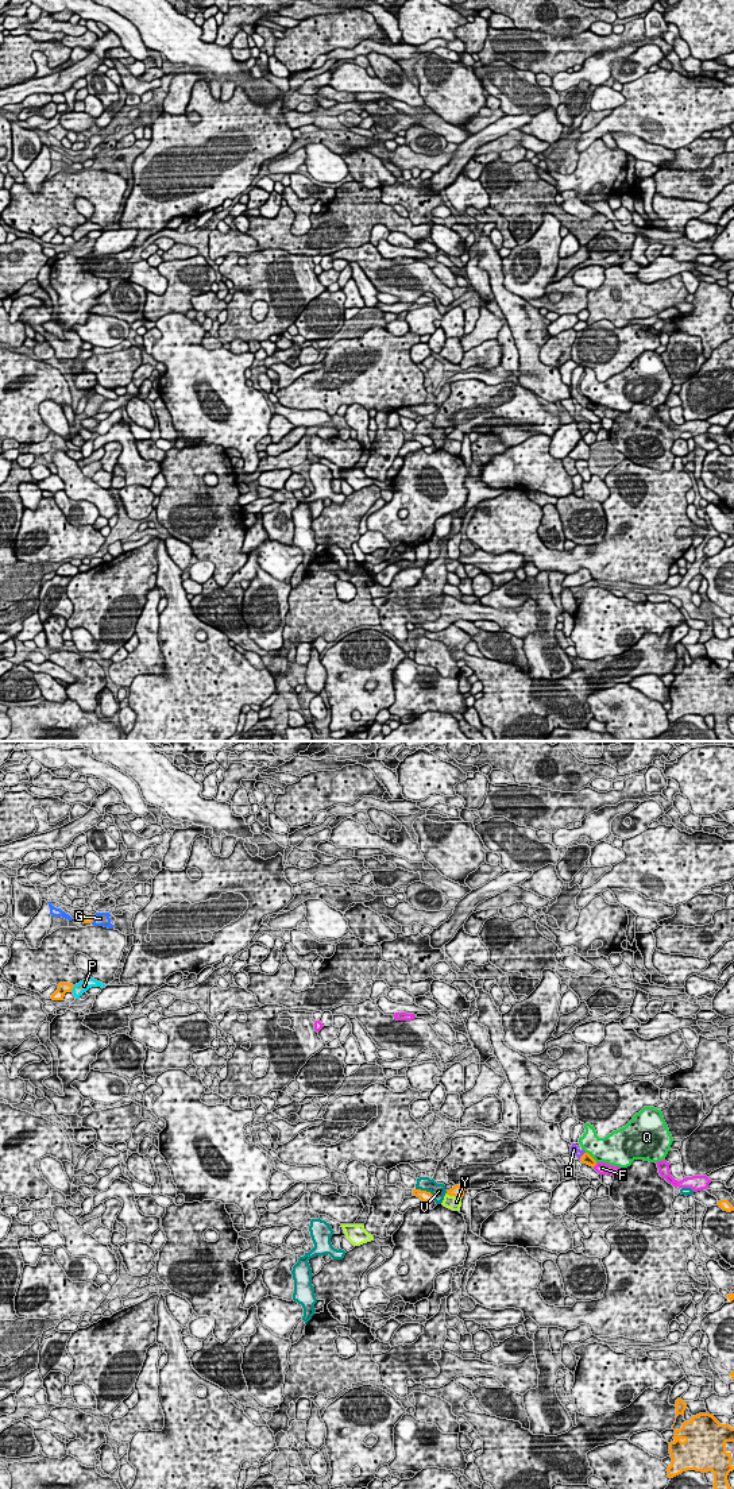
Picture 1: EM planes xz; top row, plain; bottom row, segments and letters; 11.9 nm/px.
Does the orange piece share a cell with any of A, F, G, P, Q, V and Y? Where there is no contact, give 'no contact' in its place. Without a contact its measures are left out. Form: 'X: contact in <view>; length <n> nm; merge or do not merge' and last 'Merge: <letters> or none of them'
A: contact in xz; length 120 nm; merge
F: contact in xz; length 80 nm; do not merge
G: contact in xz; length 110 nm; do not merge
P: contact in xz; length 100 nm; do not merge
Q: contact in xz; length 190 nm; do not merge
V: contact in xz; length 260 nm; do not merge
Y: contact in xz; length 220 nm; do not merge
Merge: A

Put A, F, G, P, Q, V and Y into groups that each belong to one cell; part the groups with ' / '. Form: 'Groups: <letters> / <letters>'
Groups: A / F / G / P / Q / V / Y

